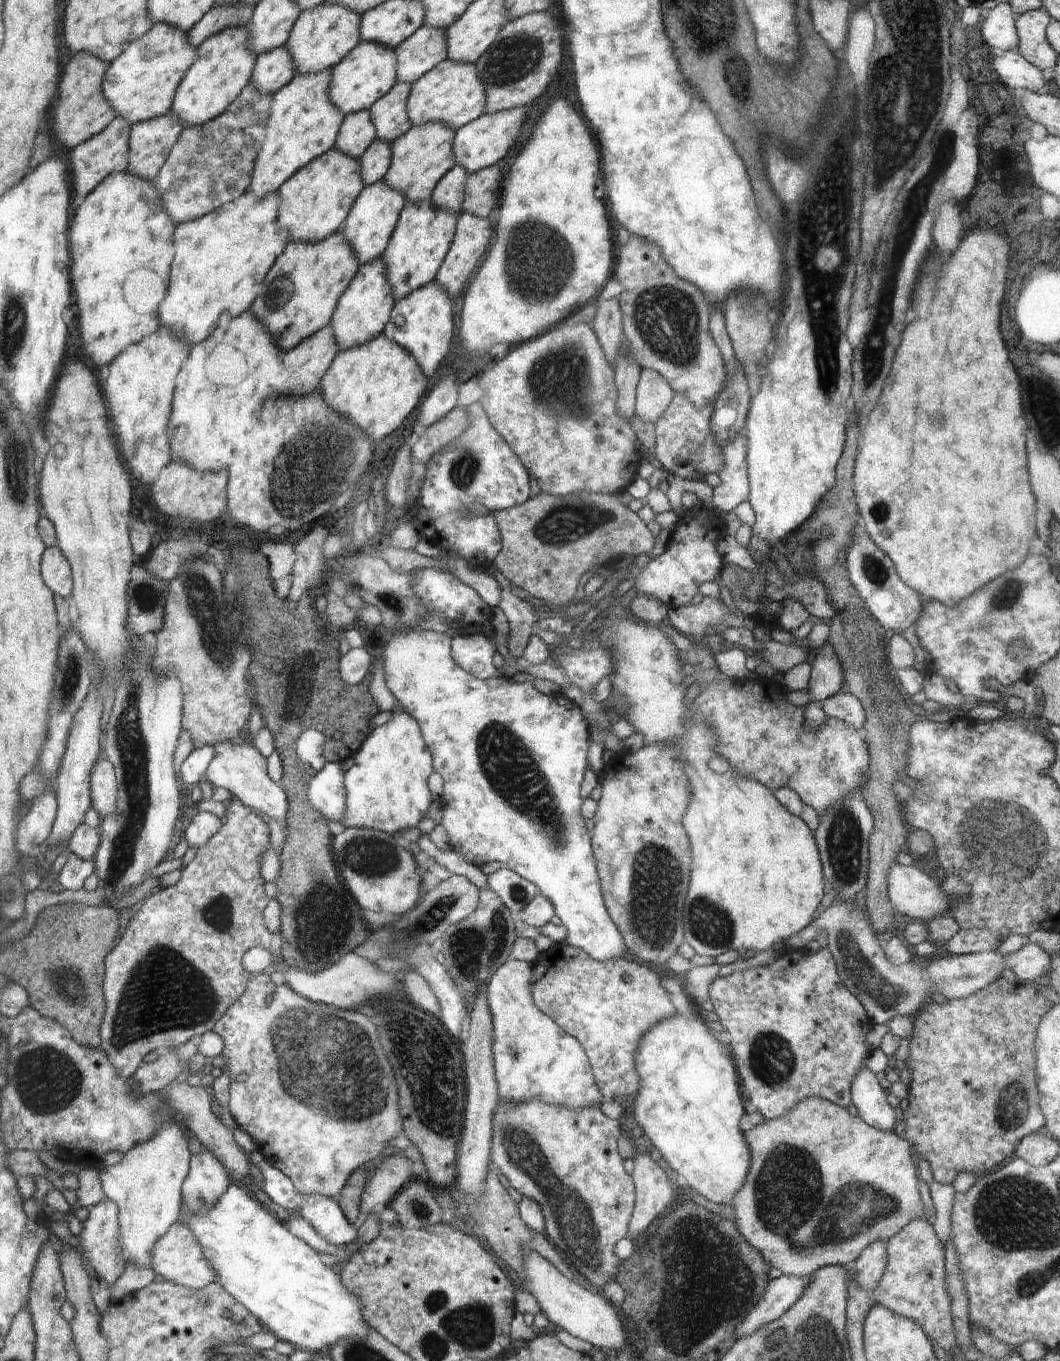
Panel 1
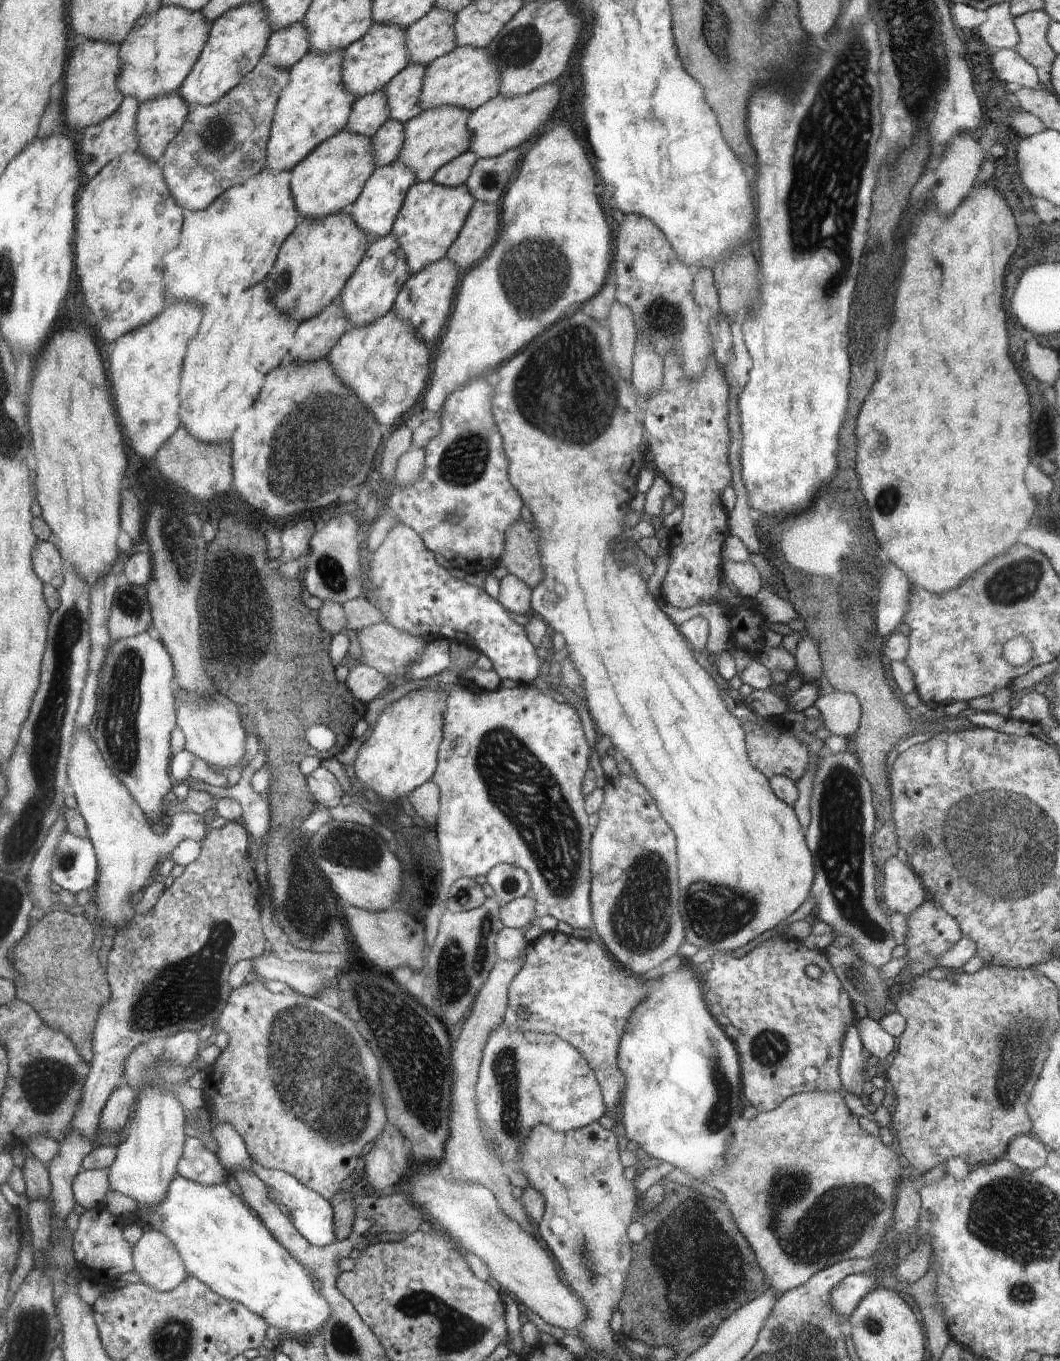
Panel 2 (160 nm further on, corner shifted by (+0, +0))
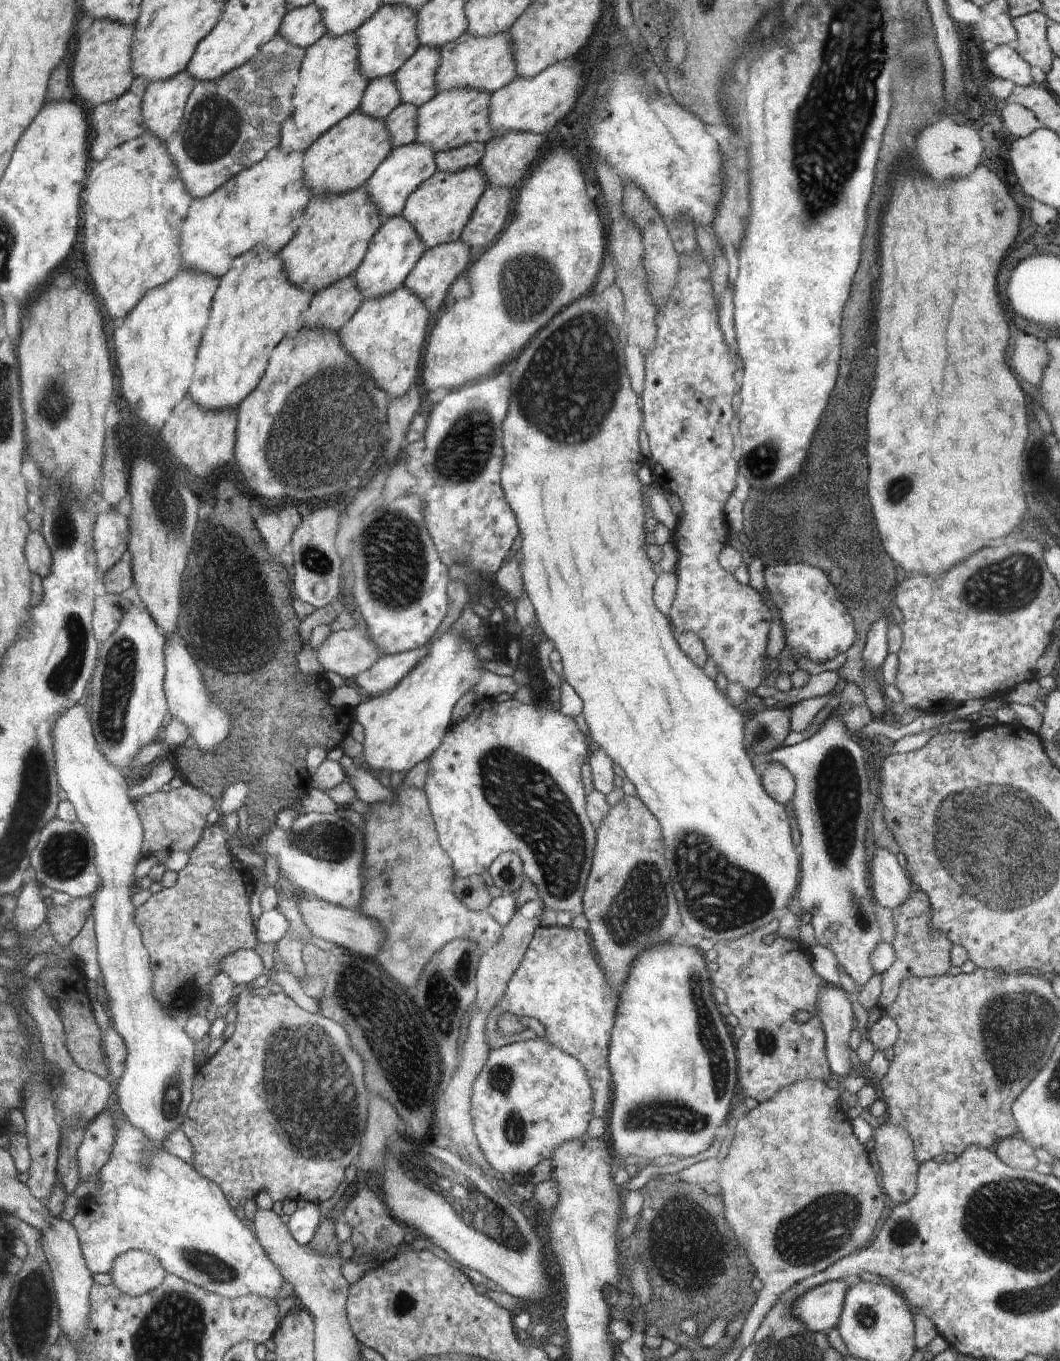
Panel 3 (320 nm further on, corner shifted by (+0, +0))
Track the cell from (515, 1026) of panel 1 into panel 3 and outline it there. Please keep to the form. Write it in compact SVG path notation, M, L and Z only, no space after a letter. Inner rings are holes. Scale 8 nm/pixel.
M542 1036L490 1050L488 1062L473 1084L472 1115L477 1141L487 1163L501 1174L506 1188L528 1182L536 1164L550 1158L564 1143L584 1137L593 1108L594 1090L586 1068Z

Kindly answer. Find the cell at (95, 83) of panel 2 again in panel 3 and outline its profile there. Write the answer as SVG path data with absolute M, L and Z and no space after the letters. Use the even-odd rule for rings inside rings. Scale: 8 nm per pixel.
M94 19L92 25L79 37L72 62L72 86L92 106L112 102L130 91L133 84L132 44L134 24L110 19Z

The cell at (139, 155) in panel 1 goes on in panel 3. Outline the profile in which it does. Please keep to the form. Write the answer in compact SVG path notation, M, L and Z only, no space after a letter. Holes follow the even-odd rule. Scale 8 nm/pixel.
M184 70L172 79L148 84L141 111L146 128L166 142L180 126L184 107L194 85L198 82Z

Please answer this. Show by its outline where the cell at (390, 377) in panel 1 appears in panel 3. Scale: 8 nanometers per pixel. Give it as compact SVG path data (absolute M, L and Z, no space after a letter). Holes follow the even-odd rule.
M405 284L374 299L365 299L360 310L341 328L342 344L361 364L364 372L392 399L408 394L418 374L420 352L426 338L431 312L414 291Z

